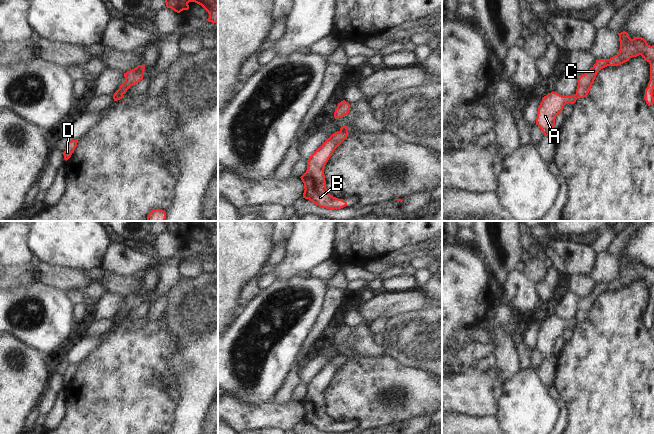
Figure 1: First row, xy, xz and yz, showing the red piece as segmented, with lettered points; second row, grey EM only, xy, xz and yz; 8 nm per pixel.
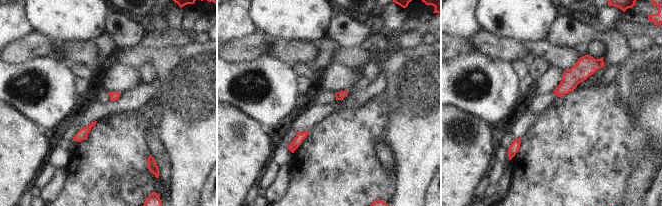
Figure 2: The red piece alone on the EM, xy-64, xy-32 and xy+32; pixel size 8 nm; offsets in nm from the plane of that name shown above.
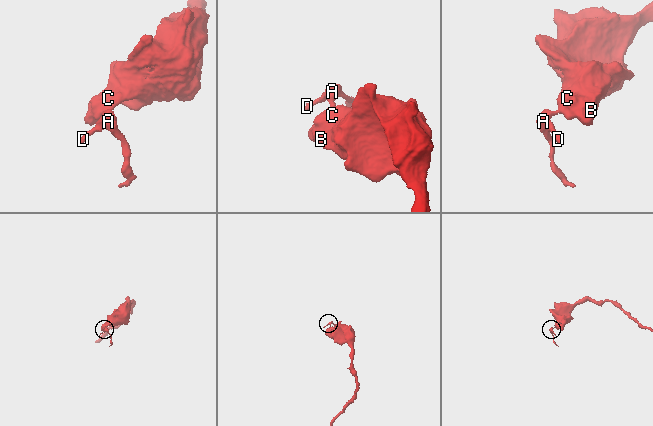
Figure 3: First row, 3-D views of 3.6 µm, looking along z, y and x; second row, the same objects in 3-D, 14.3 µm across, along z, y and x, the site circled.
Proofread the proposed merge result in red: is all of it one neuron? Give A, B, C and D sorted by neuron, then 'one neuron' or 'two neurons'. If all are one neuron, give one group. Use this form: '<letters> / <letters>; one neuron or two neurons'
A D / B C; two neurons

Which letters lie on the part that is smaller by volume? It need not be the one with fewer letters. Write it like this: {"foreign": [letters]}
{"foreign": ["A", "D"]}

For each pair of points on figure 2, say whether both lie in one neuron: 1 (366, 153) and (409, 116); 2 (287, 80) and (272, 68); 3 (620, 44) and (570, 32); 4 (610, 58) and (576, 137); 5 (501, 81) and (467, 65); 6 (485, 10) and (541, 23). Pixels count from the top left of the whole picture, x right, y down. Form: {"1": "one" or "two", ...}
{"1": "two", "2": "one", "3": "one", "4": "two", "5": "one", "6": "one"}

